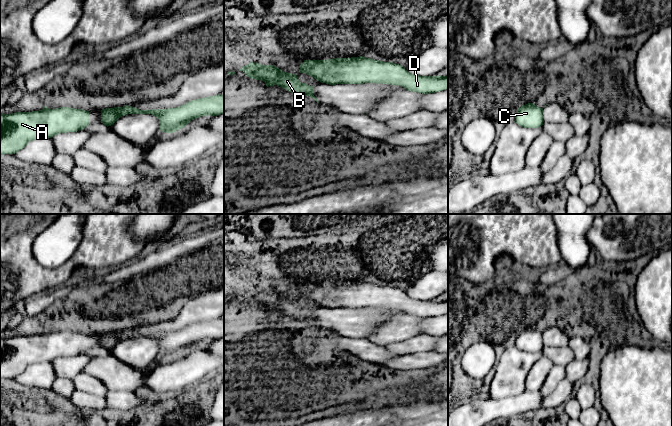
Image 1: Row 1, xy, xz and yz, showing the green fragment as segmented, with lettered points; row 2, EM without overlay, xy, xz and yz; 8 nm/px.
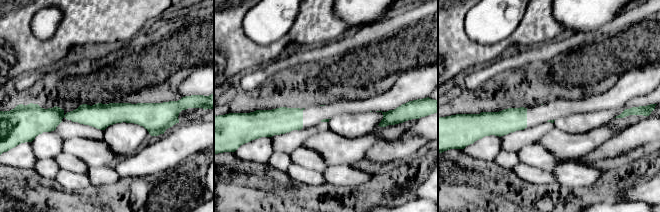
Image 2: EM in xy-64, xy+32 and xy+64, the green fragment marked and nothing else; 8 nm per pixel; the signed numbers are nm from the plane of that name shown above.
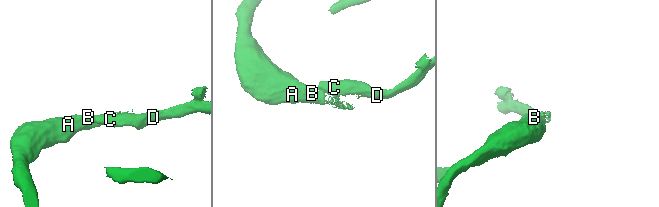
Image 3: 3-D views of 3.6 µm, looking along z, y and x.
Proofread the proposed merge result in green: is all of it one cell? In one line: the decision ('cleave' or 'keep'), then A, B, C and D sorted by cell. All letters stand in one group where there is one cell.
keep | A B C D

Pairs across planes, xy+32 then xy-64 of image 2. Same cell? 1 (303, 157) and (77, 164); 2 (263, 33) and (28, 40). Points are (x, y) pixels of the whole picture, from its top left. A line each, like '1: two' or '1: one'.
1: one
2: two

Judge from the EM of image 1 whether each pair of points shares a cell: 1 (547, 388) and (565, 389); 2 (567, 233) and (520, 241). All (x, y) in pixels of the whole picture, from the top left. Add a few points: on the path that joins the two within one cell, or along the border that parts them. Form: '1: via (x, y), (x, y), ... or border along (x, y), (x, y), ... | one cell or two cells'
1: border along (564, 377), (551, 392), (545, 395), (540, 394) | two cells
2: border along (553, 224), (556, 230), (558, 250), (562, 258) | two cells

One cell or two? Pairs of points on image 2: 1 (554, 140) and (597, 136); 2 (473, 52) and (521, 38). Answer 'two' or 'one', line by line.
1: one
2: one

